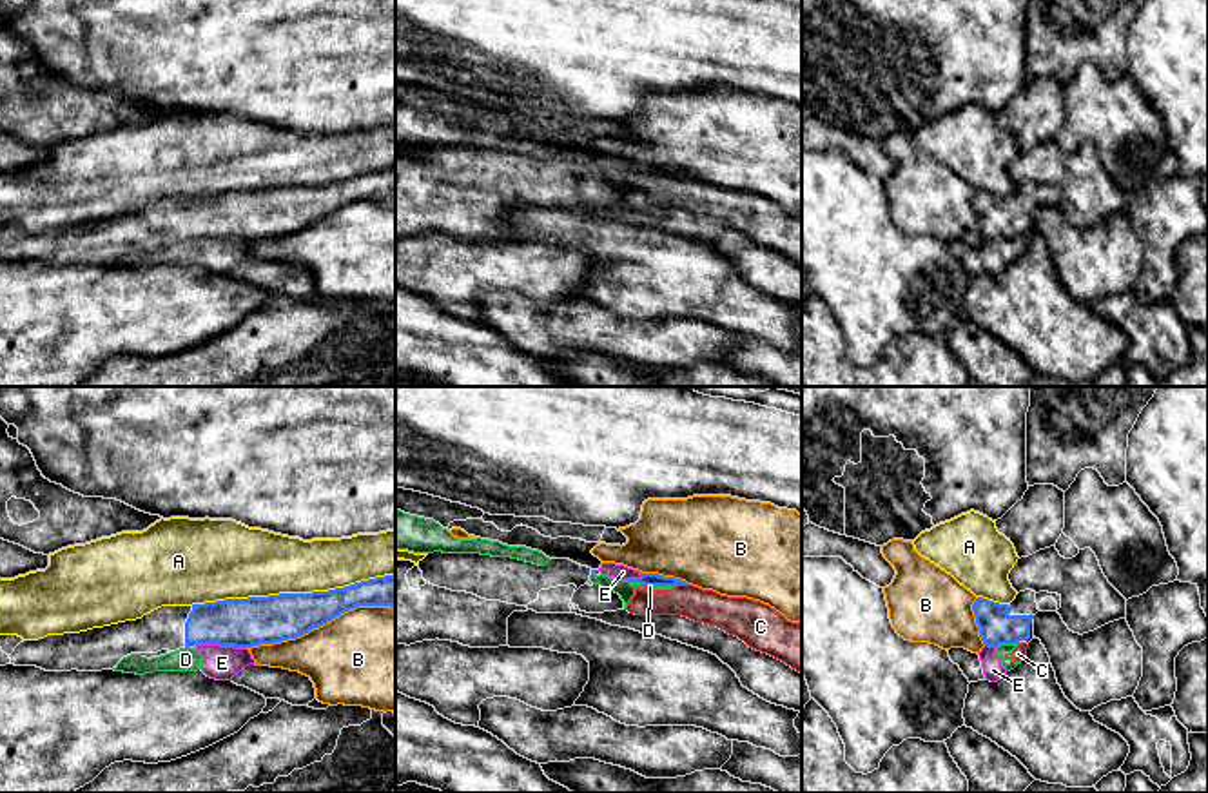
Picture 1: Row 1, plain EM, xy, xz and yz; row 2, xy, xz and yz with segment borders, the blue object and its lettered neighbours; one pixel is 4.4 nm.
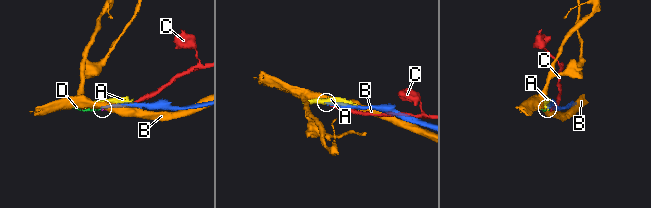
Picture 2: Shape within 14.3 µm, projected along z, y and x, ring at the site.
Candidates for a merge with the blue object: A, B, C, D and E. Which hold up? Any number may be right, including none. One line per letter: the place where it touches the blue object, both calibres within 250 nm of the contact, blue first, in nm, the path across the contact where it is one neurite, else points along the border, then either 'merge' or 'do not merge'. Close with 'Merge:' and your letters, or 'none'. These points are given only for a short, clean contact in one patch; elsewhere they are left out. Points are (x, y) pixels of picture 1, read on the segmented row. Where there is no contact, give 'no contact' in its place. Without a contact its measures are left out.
A: contact xy (292, 594); calibres 220 and 300 nm; do not merge
B: contact xy (320, 625); calibres 220 and 440 nm; do not merge
C: contact xz (679, 583); calibres 60 and 150 nm; do not merge
D: contact yz (1007, 643); calibres 160 and 50 nm; border yz (1018, 641), (996, 648); do not merge
E: contact xy (222, 645); calibres 220 and 160 nm; border xy (196, 645), (245, 648); do not merge
Merge: none

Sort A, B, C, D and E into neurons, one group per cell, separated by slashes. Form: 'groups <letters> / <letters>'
groups A / B / C D E

